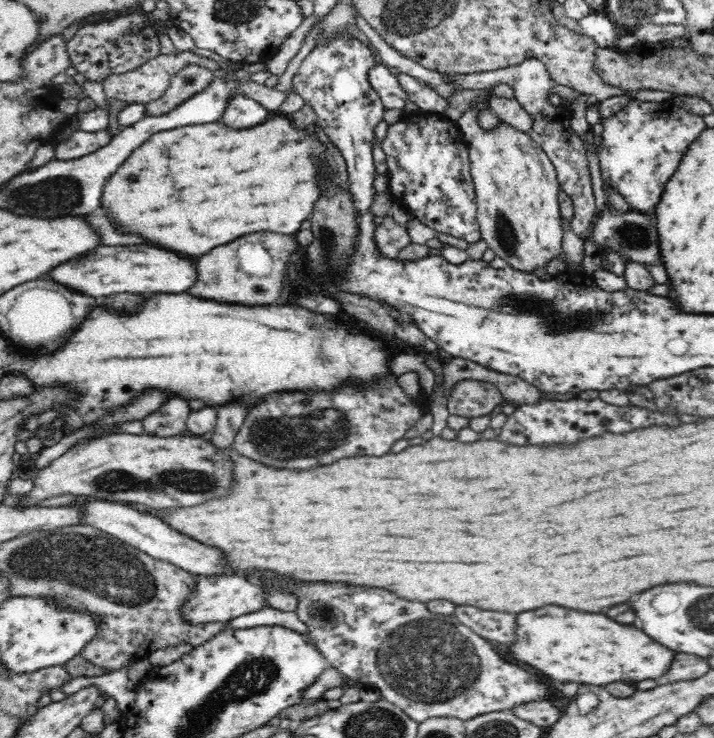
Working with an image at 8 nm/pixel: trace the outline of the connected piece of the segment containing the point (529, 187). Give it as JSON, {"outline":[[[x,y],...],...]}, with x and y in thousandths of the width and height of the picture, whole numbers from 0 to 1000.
{"outline":[[[672,141],[665,148],[657,148],[640,164],[650,190],[655,196],[657,228],[664,248],[668,274],[668,299],[675,320],[685,336],[709,352],[717,363],[731,369],[742,369],[754,360],[762,360],[776,347],[787,343],[787,291],[782,274],[782,243],[775,221],[752,192],[737,179],[720,173],[716,168],[696,160],[692,173],[676,173],[669,168],[669,149],[683,146],[683,141]]]}

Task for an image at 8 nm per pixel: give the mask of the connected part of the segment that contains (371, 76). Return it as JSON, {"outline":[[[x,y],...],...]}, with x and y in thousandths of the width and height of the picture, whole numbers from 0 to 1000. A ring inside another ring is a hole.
{"outline":[[[536,87],[525,88],[515,96],[515,111],[532,130],[541,148],[552,149],[552,146],[557,146],[557,149],[566,152],[569,141],[574,137],[571,127],[567,127],[567,123],[560,118],[556,103],[549,102],[543,93]]]}

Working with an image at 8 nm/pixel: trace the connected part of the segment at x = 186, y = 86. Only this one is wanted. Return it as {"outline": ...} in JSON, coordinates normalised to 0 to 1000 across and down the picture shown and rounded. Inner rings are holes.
{"outline":[[[263,87],[252,98],[241,102],[237,119],[227,133],[204,140],[206,154],[228,156],[244,149],[251,141],[263,138],[269,130],[291,122],[300,108],[298,92]]]}

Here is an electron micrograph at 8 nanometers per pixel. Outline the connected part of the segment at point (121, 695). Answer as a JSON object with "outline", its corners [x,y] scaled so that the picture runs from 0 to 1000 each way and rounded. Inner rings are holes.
{"outline":[[[168,907],[140,916],[109,916],[99,919],[80,934],[95,943],[112,936],[113,932],[134,930],[140,940],[161,946],[168,962],[175,965],[185,959],[192,949],[186,920],[178,909],[176,907]]]}

